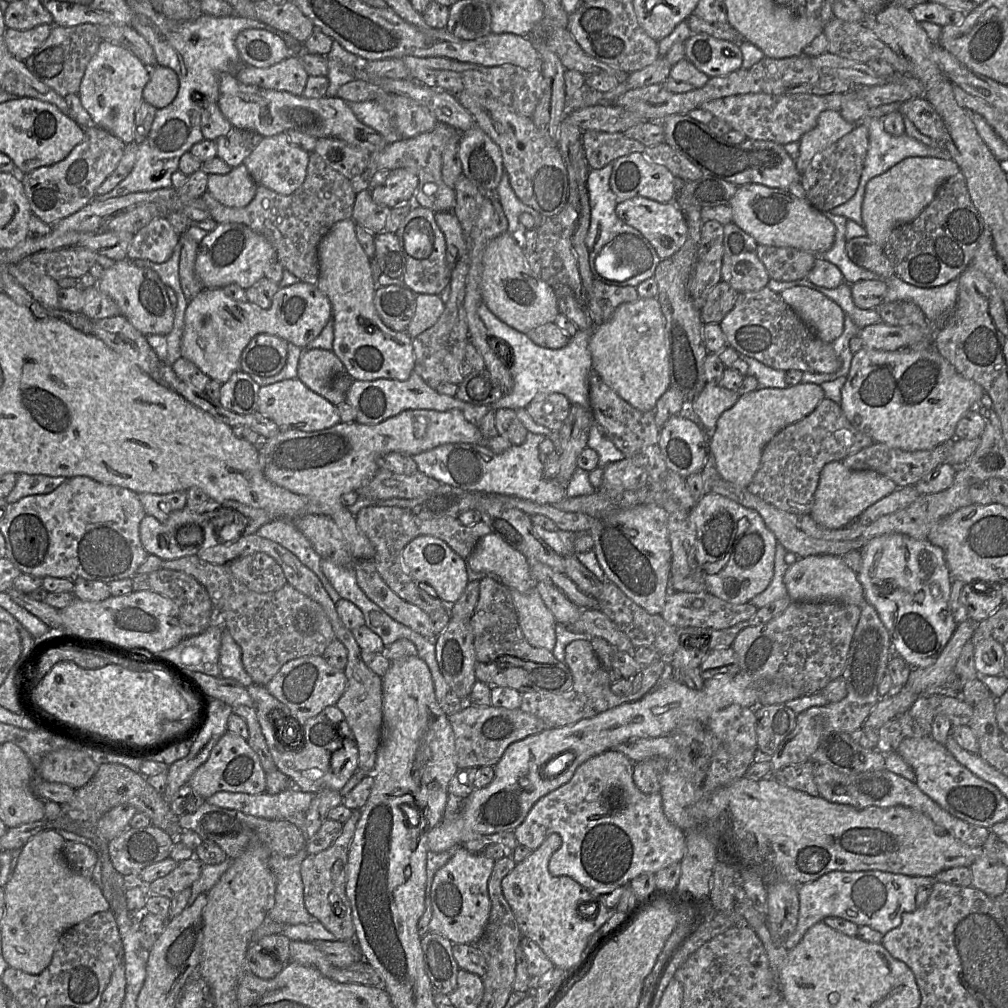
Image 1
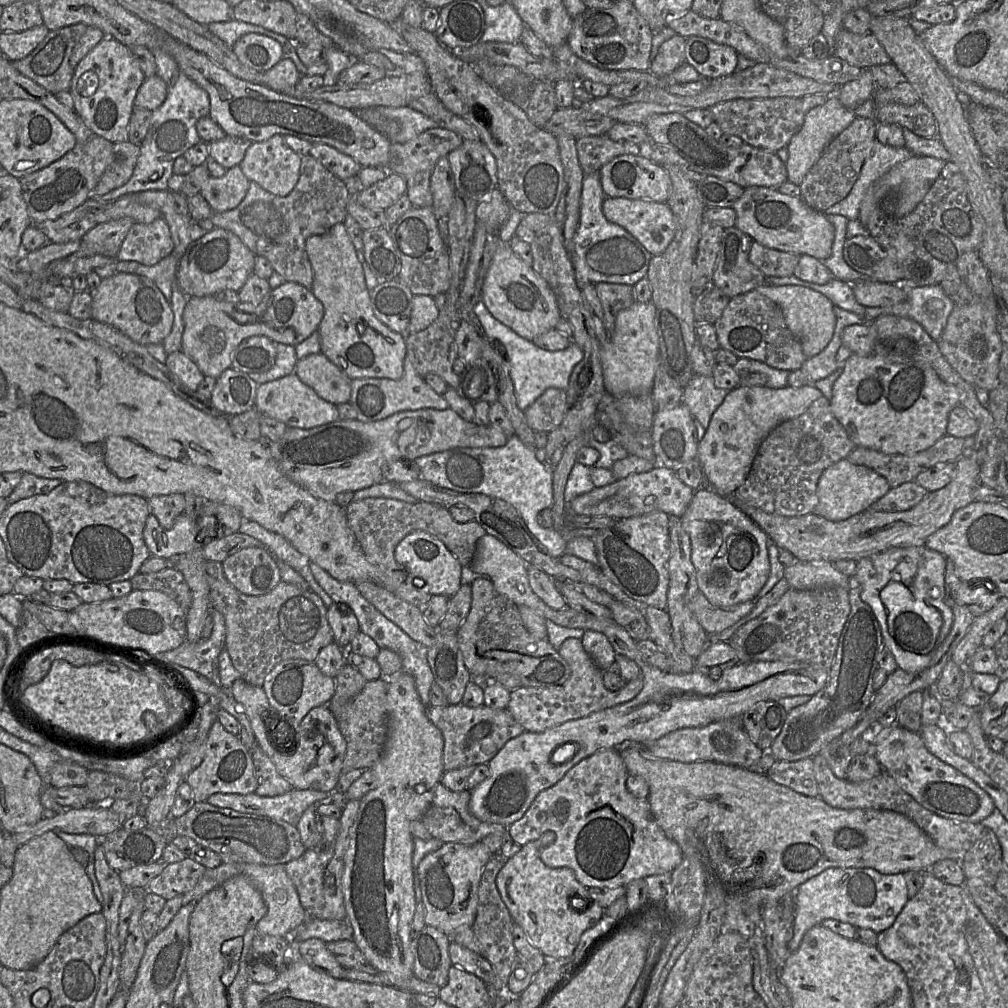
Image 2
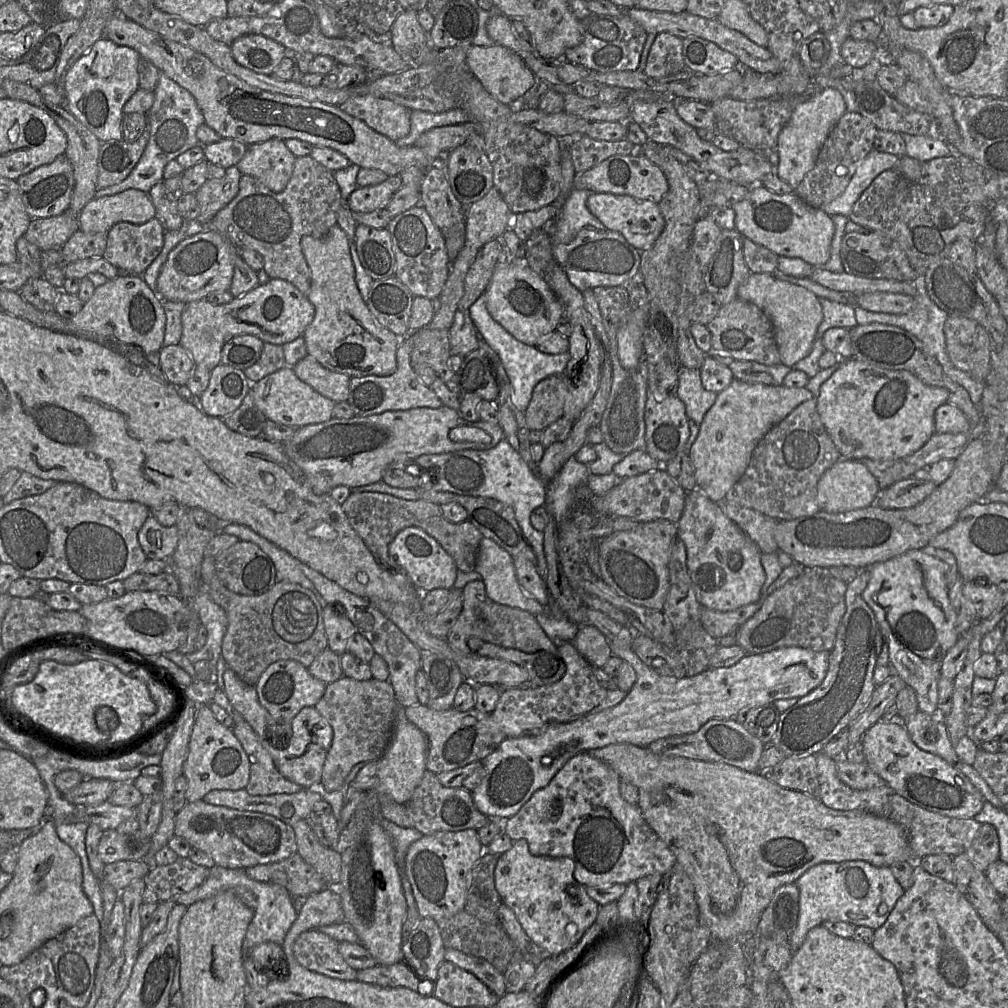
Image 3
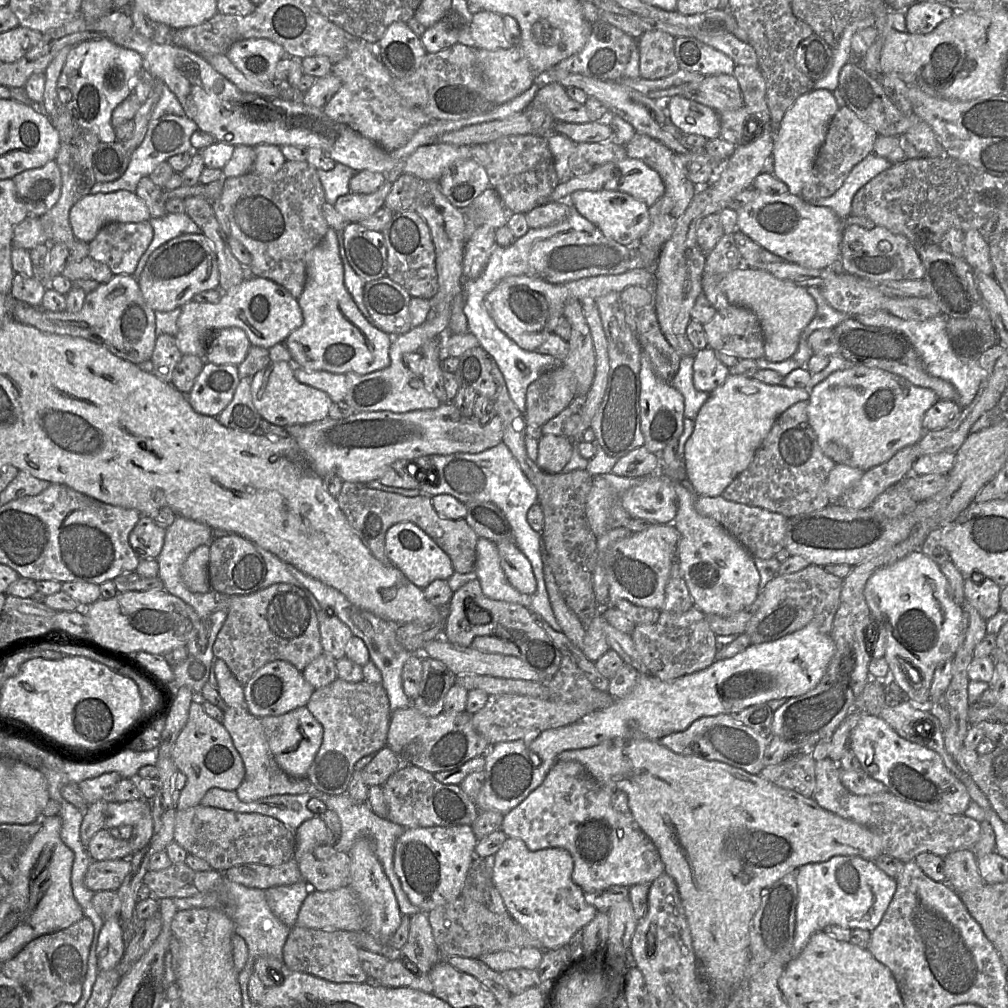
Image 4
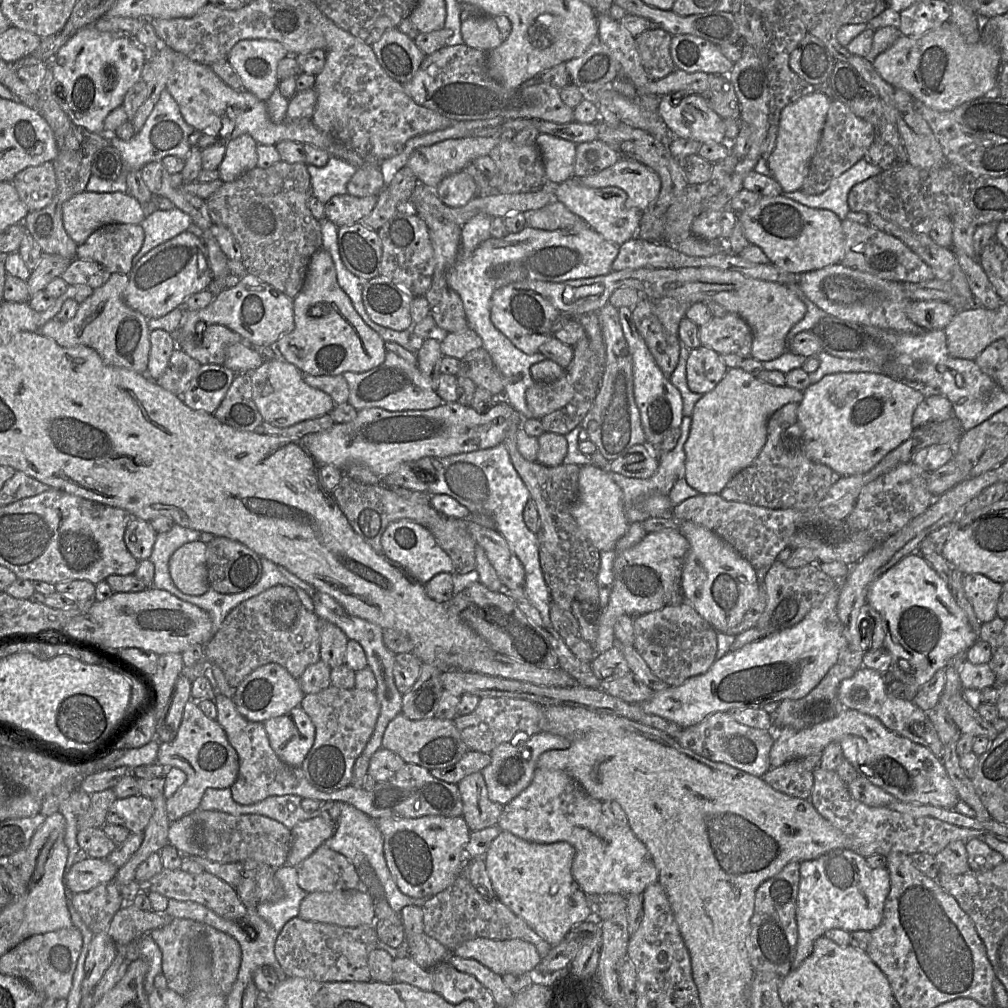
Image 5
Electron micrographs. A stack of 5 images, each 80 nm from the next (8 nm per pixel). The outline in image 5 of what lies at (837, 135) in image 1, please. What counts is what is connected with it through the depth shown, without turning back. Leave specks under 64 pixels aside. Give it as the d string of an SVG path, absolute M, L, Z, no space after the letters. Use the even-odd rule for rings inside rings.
M815 90L785 106L781 111L776 143L768 158L768 168L783 192L801 189L820 140L830 103L831 99L824 92Z

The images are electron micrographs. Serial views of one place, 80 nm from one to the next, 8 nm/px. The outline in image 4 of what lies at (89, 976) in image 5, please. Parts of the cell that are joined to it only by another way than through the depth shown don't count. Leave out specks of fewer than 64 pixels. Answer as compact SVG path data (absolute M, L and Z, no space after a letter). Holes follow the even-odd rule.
M120 916L107 919L97 939L96 953L99 972L116 967L125 949Z

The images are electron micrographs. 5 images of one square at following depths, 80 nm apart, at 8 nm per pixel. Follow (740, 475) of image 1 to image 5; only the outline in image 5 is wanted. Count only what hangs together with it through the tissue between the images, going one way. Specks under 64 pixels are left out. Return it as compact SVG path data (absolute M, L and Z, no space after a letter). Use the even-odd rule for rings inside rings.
M729 368L723 379L695 404L689 436L684 444L684 477L700 494L720 494L727 483L758 456L767 439L769 418L788 403L800 403L803 391L763 383L740 368Z

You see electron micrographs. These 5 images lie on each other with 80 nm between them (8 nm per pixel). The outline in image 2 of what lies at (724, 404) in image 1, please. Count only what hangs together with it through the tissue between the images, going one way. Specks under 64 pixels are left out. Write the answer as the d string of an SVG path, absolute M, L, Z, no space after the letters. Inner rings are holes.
M695 375L683 388L682 403L706 429L713 413L723 403L728 392L717 388L711 376Z

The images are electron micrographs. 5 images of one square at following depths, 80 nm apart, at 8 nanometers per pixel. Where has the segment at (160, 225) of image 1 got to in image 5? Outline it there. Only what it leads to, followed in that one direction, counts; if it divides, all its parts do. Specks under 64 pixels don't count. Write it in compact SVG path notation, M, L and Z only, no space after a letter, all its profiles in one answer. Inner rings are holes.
M106 224L77 246L76 258L98 262L111 274L128 274L143 241L140 224Z

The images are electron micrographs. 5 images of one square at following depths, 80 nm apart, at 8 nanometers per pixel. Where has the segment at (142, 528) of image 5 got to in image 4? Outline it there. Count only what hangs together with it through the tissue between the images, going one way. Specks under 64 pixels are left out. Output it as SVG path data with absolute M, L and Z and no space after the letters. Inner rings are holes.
M140 517L129 534L129 544L140 560L157 558L163 547L165 531L151 517Z

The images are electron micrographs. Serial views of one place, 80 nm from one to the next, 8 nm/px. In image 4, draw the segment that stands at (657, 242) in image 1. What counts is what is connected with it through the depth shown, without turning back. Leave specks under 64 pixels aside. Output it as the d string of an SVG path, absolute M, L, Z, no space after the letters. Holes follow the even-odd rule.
M614 190L573 192L568 197L569 204L579 214L593 223L605 237L624 246L636 246L650 225L649 206L631 195Z

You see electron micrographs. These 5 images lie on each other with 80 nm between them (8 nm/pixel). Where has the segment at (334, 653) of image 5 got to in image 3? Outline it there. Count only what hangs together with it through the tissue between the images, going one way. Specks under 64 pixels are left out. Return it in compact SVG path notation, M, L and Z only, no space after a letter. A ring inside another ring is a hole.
M341 604L327 605L323 609L323 622L328 648L341 656L347 651L350 639L357 633L356 627L345 616L345 609Z

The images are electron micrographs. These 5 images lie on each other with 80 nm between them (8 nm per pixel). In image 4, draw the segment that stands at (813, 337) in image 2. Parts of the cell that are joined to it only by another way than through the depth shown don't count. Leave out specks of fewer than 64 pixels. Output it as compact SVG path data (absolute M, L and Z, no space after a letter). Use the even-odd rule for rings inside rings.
M756 268L734 269L722 279L720 288L730 305L750 309L758 317L764 336L764 359L782 362L797 352L801 333L817 312L817 303L806 287L781 280Z

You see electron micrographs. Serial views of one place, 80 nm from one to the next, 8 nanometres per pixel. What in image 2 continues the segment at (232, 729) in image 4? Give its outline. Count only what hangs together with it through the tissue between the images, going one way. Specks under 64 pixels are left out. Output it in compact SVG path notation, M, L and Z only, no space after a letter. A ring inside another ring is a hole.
M258 745L248 749L253 760L257 788L255 793L259 796L273 797L282 795L294 789L277 771L275 764Z

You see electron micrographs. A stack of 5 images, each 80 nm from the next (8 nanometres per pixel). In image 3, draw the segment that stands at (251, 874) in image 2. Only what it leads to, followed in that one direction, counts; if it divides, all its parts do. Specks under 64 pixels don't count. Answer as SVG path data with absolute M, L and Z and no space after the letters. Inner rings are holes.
M215 865L210 868L208 877L198 887L171 900L188 907L198 901L226 891L234 893L254 912L243 941L244 959L250 957L250 951L263 942L271 941L283 945L288 931L298 916L298 911L293 905L293 896L285 887L279 884L259 882L249 878L245 873L245 869L229 869Z

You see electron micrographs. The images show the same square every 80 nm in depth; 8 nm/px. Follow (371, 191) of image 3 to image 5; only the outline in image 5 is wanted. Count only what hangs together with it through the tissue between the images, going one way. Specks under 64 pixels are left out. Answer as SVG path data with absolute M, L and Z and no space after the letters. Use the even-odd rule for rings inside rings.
M335 195L324 204L325 218L337 227L352 225L368 216L377 202L377 195L356 197Z

